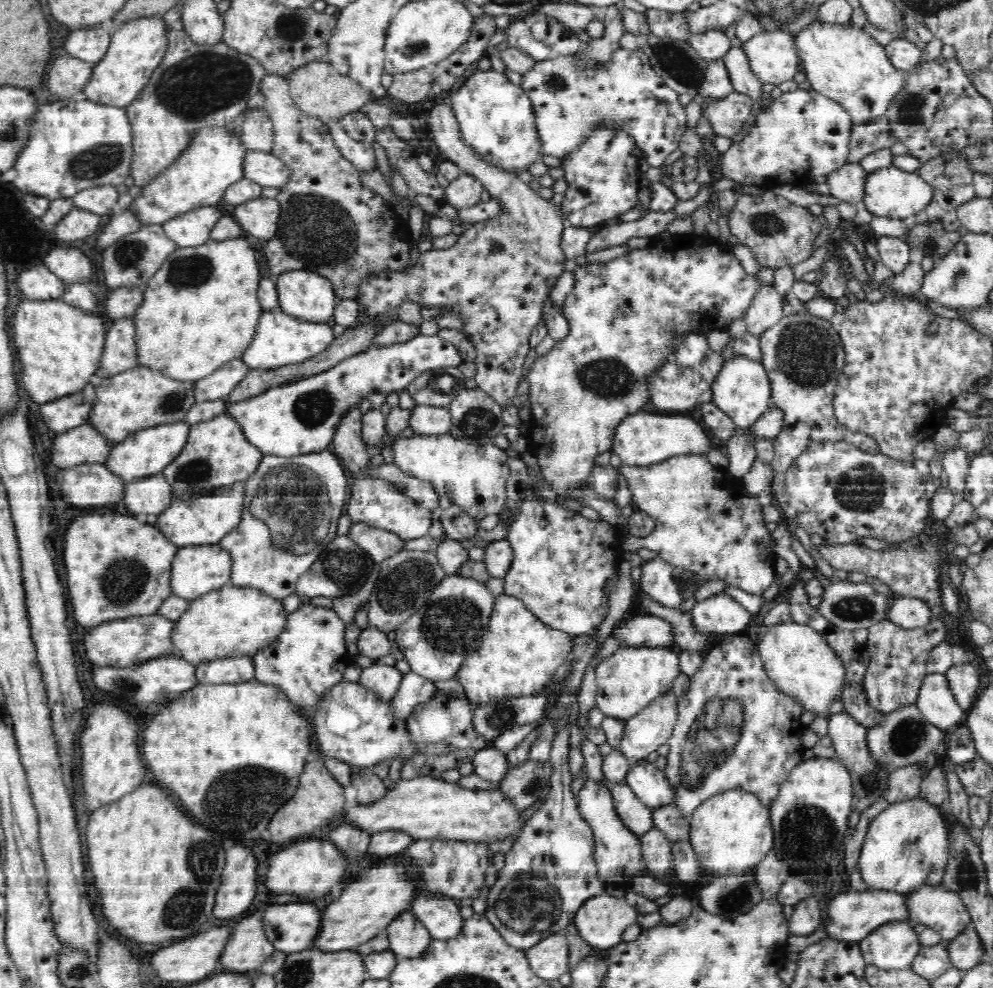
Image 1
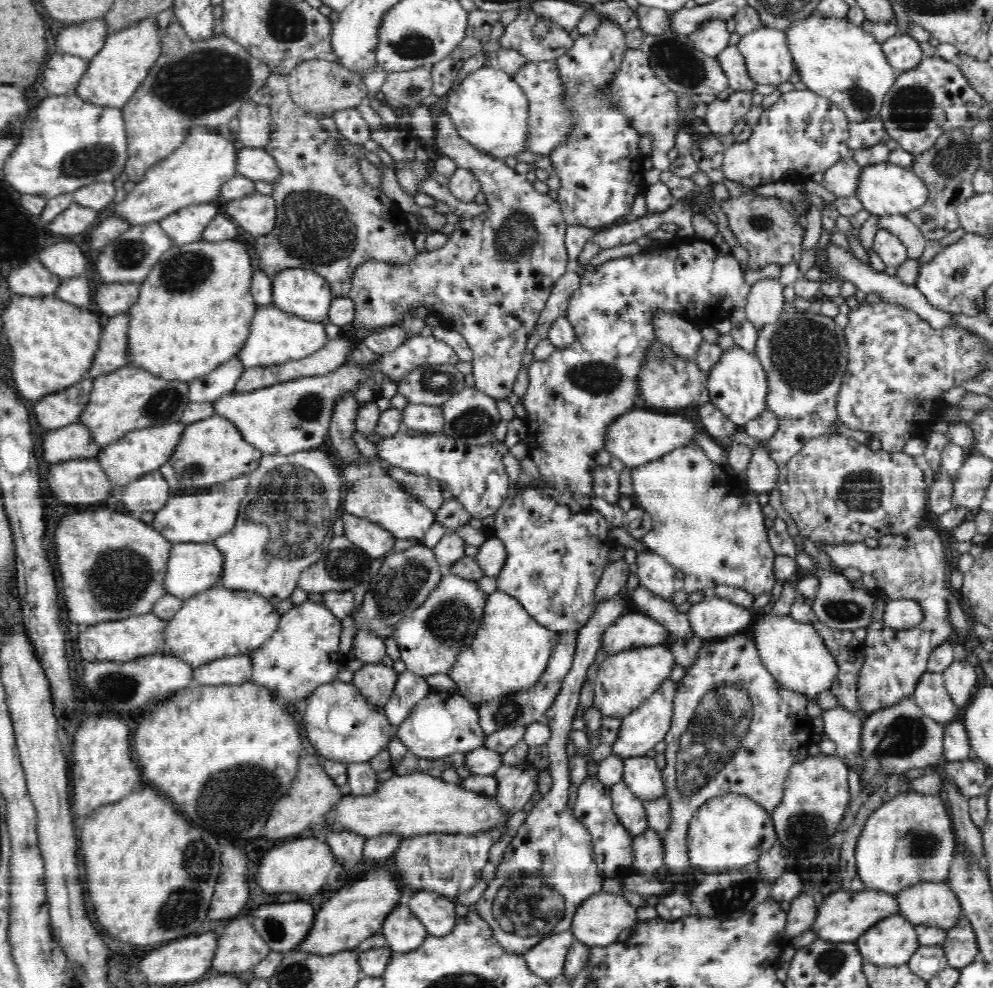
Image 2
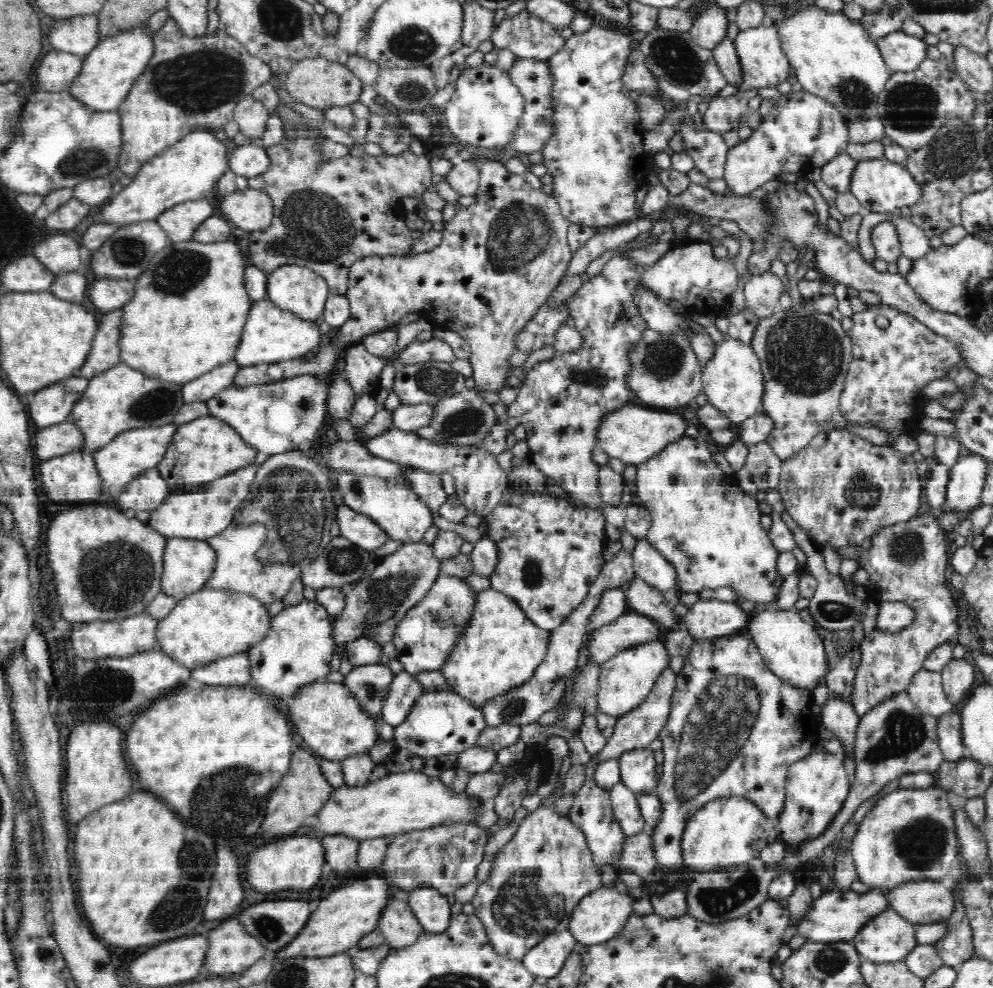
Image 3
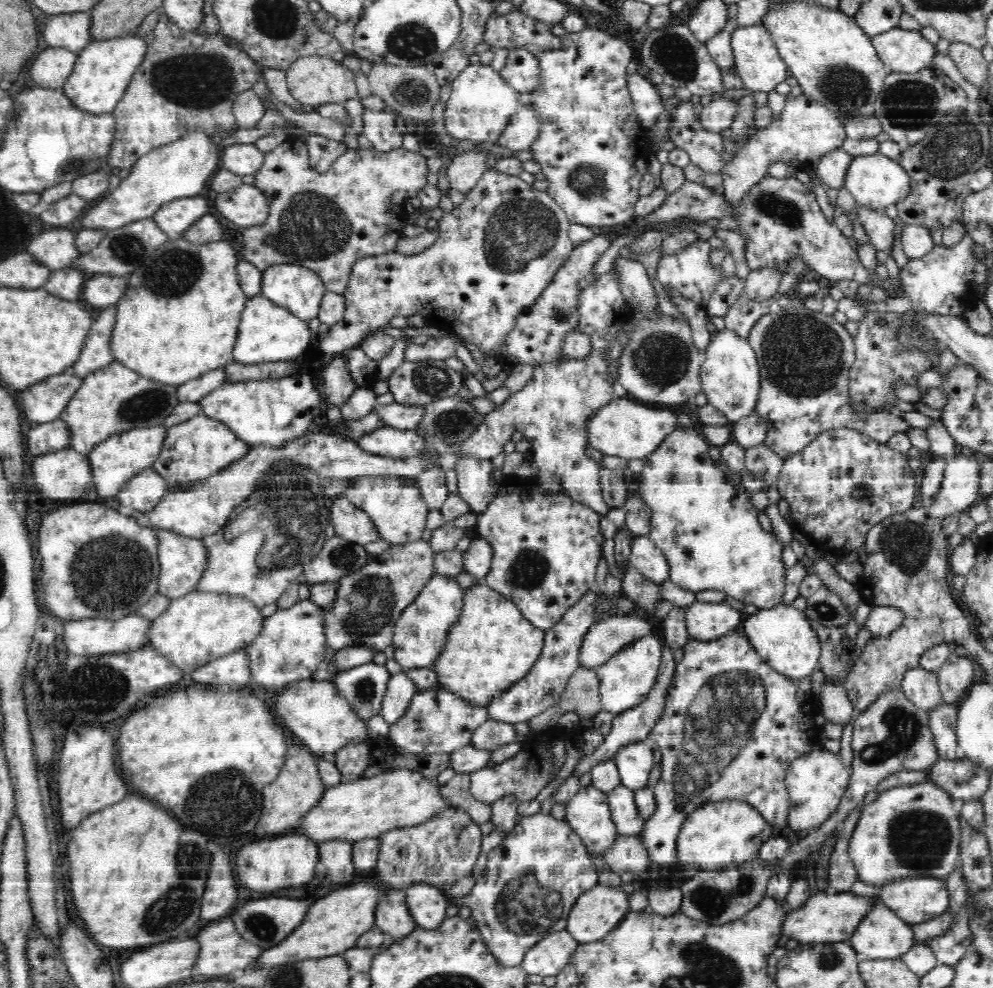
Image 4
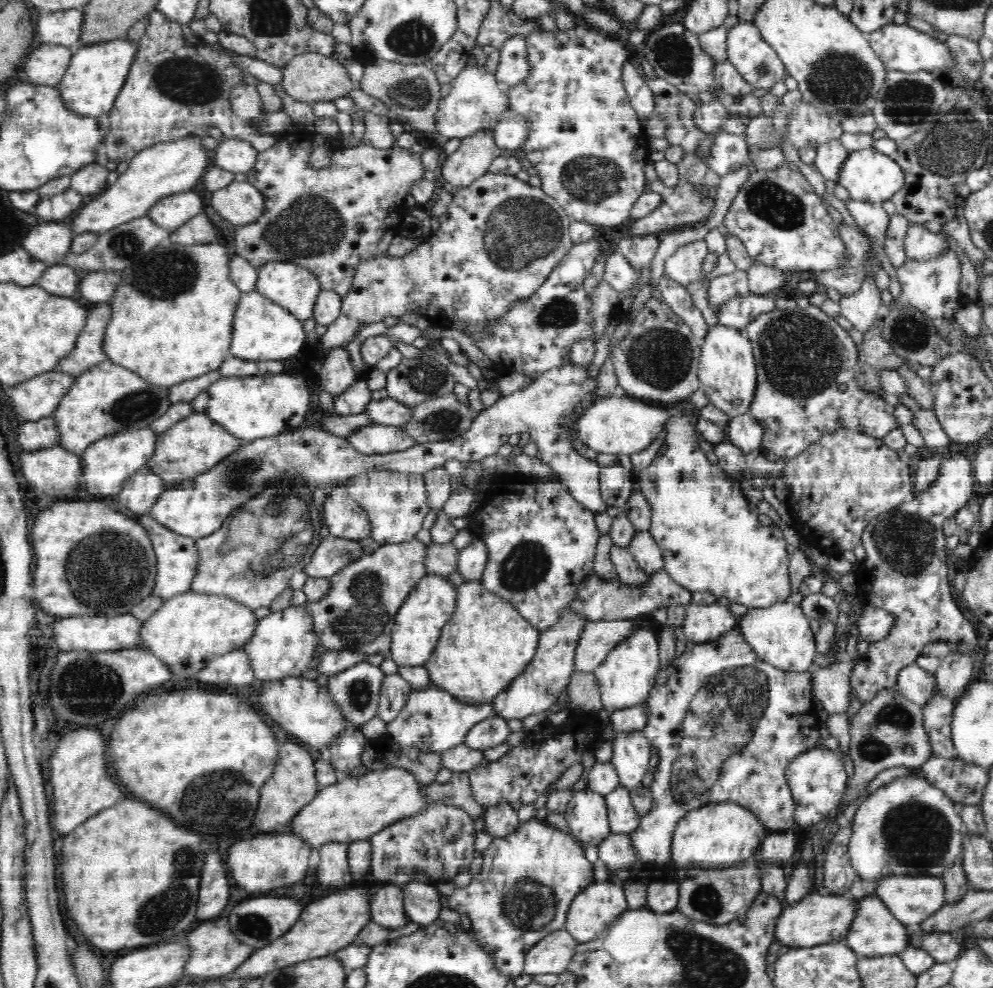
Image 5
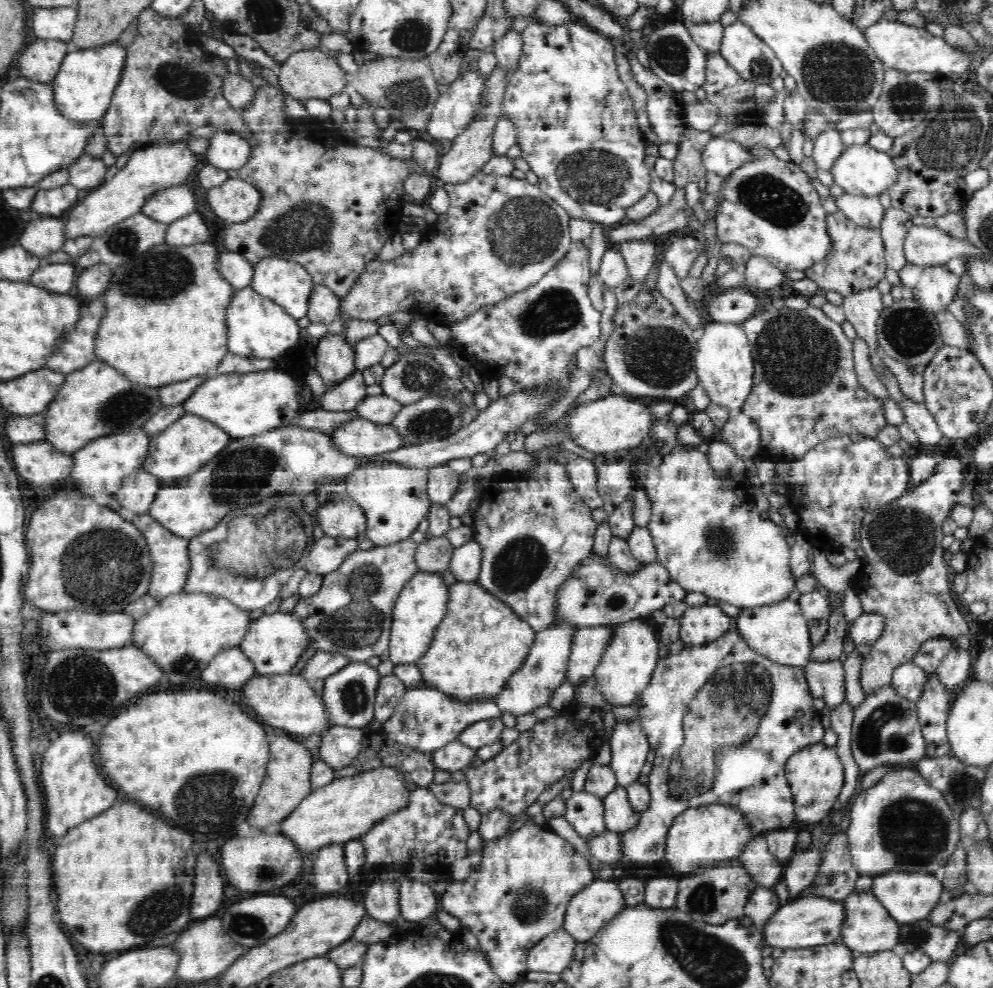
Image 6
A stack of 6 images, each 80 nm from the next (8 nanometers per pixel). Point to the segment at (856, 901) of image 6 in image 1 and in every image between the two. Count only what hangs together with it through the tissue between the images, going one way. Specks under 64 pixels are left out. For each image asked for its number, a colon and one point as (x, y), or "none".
1: (895, 946)
2: (892, 943)
3: (889, 938)
4: (883, 936)
5: (876, 931)

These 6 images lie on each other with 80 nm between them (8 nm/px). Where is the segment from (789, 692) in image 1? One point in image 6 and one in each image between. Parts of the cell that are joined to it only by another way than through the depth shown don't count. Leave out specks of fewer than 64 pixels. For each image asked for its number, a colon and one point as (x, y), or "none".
2: (797, 657)
3: (792, 649)
4: (783, 637)
5: (781, 635)
6: (780, 632)

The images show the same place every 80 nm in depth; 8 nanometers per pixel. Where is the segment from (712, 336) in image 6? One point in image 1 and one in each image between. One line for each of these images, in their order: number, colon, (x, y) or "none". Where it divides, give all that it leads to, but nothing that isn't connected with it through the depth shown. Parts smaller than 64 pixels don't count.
1: (743, 391)
2: (739, 387)
3: (733, 382)
4: (731, 378)
5: (728, 373)

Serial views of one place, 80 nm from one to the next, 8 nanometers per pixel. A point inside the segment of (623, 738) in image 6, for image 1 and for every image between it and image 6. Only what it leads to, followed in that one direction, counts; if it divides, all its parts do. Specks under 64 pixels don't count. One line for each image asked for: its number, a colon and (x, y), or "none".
1: (651, 786)
2: (641, 775)
3: (638, 769)
4: (635, 763)
5: (631, 757)

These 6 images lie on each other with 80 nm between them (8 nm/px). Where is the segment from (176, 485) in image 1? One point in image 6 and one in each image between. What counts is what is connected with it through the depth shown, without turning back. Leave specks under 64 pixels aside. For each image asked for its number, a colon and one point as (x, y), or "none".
2: (213, 451)
3: (207, 449)
4: (194, 451)
5: (193, 446)
6: (186, 446)

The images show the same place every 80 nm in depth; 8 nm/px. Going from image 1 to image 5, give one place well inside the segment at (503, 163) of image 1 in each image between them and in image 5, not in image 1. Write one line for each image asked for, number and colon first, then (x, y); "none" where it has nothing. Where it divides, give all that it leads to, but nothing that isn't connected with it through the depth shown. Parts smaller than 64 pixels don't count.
2: (490, 110)
3: (485, 111)
4: (481, 106)
5: (477, 100)

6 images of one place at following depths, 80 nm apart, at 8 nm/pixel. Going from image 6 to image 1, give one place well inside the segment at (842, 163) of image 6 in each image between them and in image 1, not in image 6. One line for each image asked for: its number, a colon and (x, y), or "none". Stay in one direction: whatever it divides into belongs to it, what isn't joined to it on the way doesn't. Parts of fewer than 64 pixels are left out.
1: (890, 192)
2: (886, 189)
3: (882, 186)
4: (876, 181)
5: (869, 176)

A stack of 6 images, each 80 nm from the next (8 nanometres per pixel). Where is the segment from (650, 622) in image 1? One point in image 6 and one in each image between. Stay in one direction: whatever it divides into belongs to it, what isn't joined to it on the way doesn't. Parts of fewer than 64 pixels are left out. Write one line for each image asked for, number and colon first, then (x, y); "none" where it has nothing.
2: (633, 629)
3: (630, 629)
4: (604, 639)
5: (599, 638)
6: (590, 643)

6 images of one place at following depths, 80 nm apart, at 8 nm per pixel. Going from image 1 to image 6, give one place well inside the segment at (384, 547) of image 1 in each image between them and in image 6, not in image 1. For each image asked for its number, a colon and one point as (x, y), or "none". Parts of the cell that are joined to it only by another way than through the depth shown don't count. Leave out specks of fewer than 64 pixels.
2: (377, 542)
3: (359, 529)
4: (349, 522)
5: (345, 519)
6: (339, 516)

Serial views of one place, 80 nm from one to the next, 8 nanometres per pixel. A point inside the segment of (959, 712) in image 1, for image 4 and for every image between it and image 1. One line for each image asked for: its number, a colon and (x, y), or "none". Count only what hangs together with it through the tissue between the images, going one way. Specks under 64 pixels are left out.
2: (931, 696)
3: (927, 692)
4: (922, 687)

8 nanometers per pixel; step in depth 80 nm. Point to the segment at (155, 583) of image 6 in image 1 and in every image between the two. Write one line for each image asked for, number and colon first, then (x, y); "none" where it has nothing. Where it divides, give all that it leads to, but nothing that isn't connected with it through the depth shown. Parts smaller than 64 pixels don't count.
1: (198, 570)
2: (193, 568)
3: (188, 565)
4: (183, 560)
5: (178, 558)

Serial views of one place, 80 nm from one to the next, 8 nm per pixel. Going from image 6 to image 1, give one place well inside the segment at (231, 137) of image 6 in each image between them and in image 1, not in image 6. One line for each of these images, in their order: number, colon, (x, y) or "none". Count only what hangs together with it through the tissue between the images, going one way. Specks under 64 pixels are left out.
1: (267, 169)
2: (256, 164)
3: (250, 160)
4: (243, 159)
5: (234, 155)

